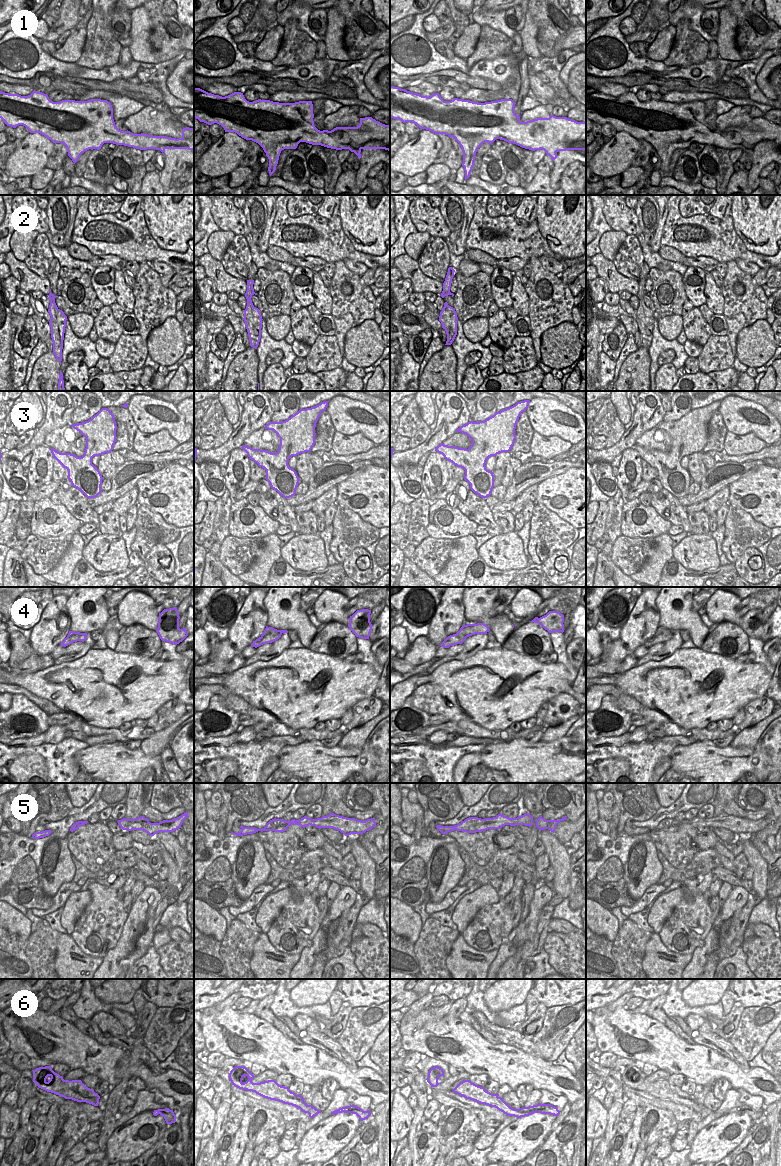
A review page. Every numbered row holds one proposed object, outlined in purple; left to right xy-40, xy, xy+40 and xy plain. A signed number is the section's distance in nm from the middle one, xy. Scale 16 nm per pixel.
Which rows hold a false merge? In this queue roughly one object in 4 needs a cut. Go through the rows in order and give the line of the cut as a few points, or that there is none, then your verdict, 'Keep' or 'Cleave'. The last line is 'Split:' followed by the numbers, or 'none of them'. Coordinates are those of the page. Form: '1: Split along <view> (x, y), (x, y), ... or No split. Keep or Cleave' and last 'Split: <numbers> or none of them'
1: No split. Keep
2: No split. Keep
3: No split. Keep
4: Split along xy (281, 632), (261, 637). Cleave
5: No split. Keep
6: No split. Keep
Split: 4

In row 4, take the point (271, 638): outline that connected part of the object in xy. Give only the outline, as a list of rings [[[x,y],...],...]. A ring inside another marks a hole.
[[[274,632],[273,634],[267,635],[264,638],[259,637],[255,641],[253,641],[251,646],[257,648],[257,647],[259,647],[259,646],[261,646],[263,644],[272,643],[272,642],[278,640],[281,637],[281,635],[282,635],[282,633],[280,633],[280,632]]]

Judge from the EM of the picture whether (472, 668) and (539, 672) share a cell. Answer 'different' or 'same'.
same

